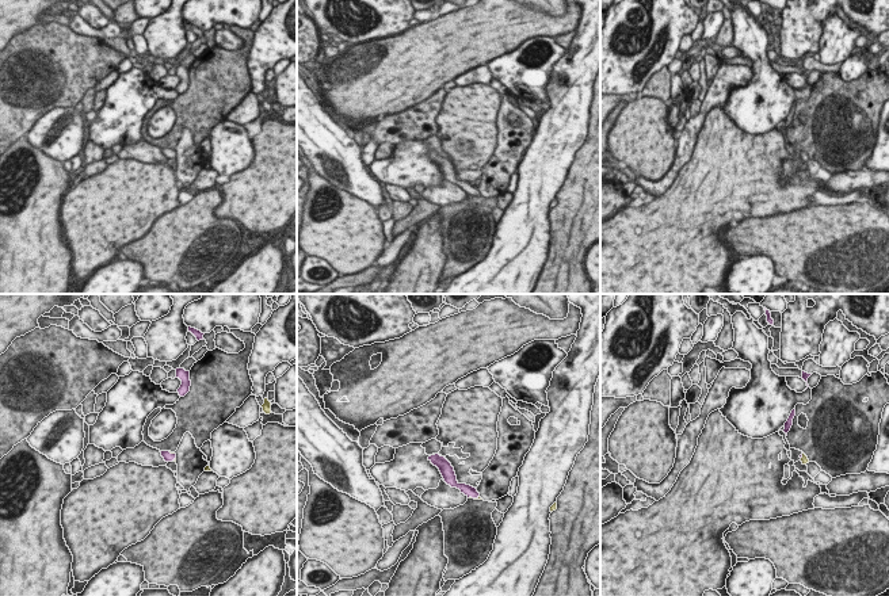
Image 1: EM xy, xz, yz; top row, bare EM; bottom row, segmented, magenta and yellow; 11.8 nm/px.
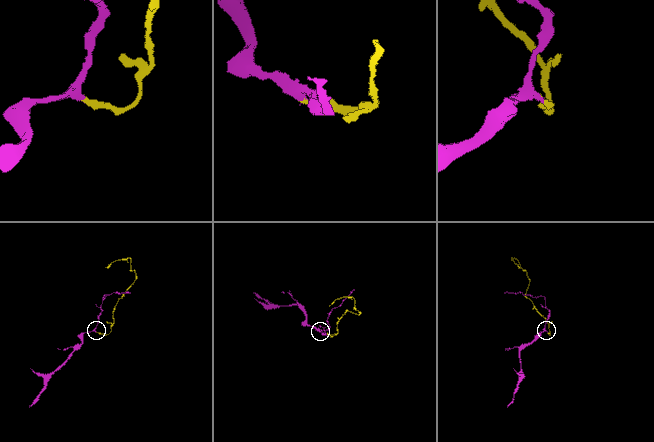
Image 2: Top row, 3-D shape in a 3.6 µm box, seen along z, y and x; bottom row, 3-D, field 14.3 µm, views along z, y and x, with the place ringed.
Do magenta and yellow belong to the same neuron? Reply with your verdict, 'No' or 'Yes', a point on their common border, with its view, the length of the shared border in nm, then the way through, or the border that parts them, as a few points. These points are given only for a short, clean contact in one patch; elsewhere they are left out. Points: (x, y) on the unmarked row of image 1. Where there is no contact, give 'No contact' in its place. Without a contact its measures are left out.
Yes. Touches magenta at xz (476, 194). Shared border 80 nm. Path across: xz (468, 187), (476, 194), (479, 193).

